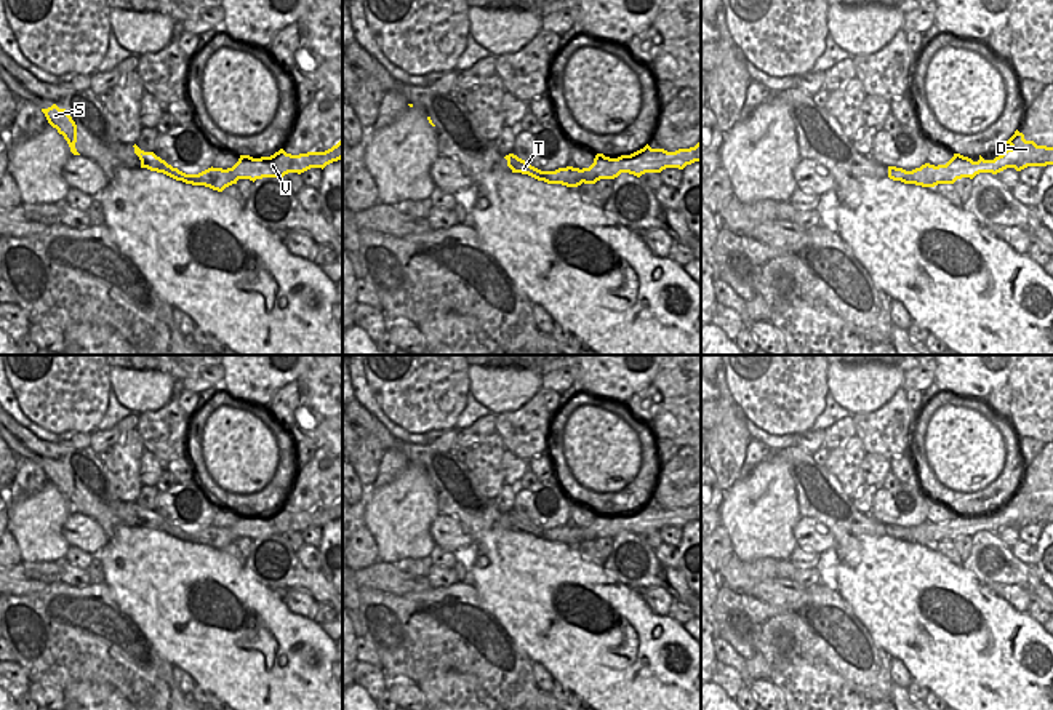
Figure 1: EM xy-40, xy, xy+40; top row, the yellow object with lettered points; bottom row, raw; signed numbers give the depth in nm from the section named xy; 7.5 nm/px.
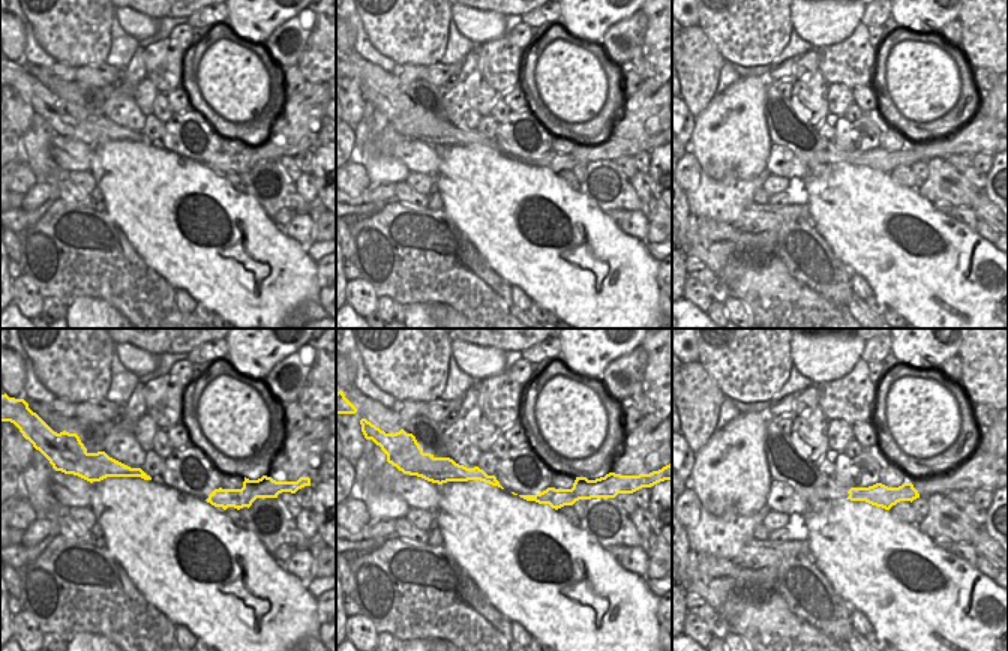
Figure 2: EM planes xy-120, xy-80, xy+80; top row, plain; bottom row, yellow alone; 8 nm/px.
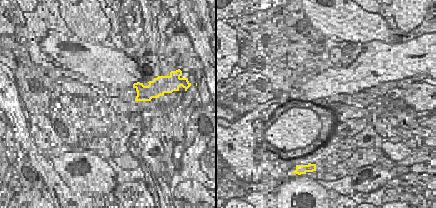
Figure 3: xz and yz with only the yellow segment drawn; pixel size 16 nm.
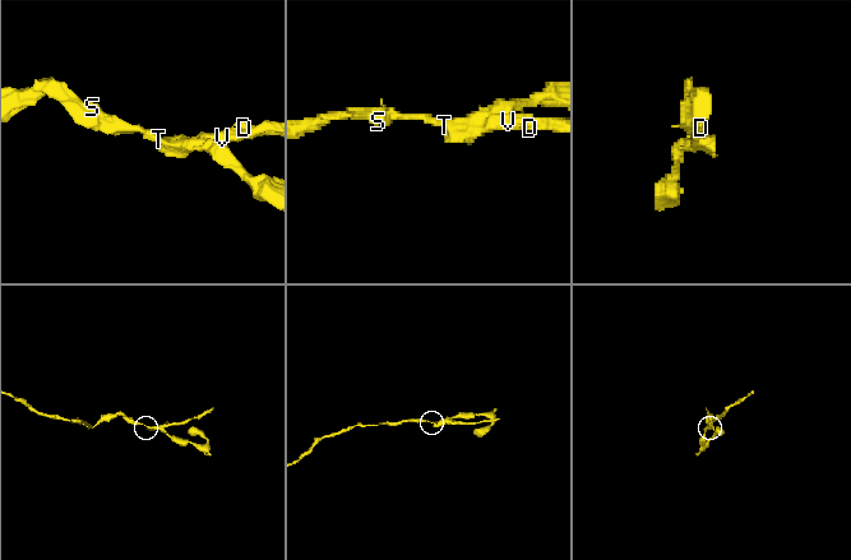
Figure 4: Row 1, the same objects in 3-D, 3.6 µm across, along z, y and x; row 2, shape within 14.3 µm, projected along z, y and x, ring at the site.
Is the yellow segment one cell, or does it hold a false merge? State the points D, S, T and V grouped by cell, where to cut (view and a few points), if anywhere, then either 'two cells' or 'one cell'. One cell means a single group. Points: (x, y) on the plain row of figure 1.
groups D V / S T; cut xy-40 (226, 528), (237, 538); two cells

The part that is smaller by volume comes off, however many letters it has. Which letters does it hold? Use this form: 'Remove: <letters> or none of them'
Remove: D, V

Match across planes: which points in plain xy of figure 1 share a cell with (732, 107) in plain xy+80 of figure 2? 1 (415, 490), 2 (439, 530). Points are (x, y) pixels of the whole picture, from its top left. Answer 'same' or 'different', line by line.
1: same
2: different

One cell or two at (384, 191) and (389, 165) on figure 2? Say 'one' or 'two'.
two

